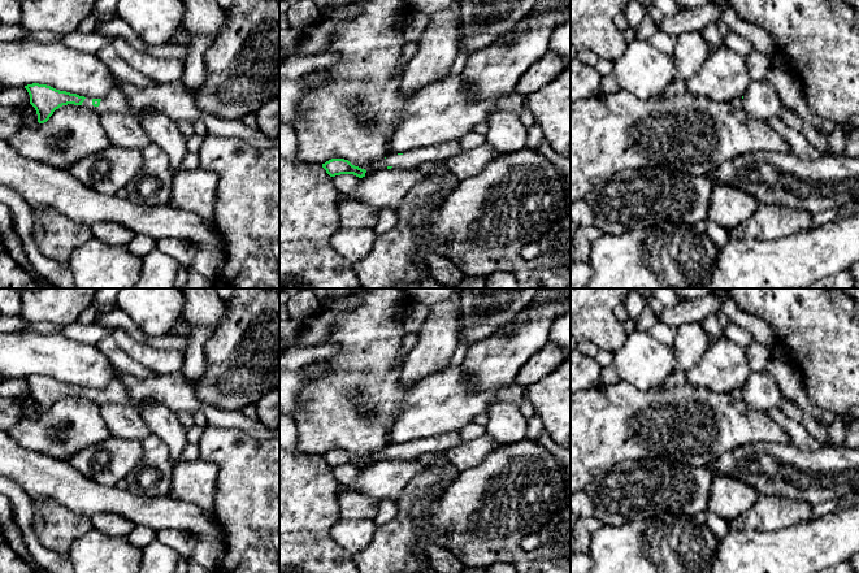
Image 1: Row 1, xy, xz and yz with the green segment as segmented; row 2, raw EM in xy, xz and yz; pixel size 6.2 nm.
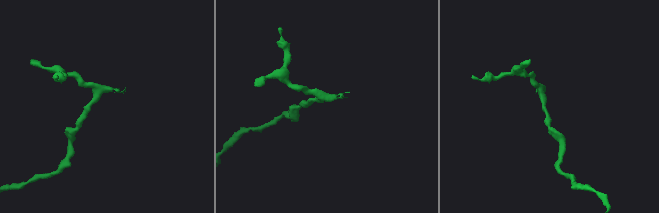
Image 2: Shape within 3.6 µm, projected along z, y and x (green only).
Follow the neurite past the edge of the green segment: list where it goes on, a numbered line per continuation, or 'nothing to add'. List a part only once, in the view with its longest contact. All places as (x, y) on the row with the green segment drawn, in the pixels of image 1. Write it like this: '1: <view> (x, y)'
1: xy (161, 130)

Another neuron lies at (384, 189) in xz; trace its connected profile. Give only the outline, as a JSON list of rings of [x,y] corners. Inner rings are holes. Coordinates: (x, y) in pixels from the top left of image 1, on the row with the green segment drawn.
[[[378,169],[360,178],[357,187],[344,194],[347,201],[360,203],[377,209],[389,208],[398,212],[400,203],[411,188],[428,175],[415,169]]]

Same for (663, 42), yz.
[[[658,30],[651,39],[648,40],[656,49],[667,53],[667,55],[673,55],[674,52],[674,45],[677,42],[677,36],[674,35],[668,35],[660,30]]]

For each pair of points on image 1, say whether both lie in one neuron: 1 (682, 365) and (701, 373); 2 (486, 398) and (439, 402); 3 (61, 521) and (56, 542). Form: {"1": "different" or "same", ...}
{"1": "different", "2": "same", "3": "same"}

